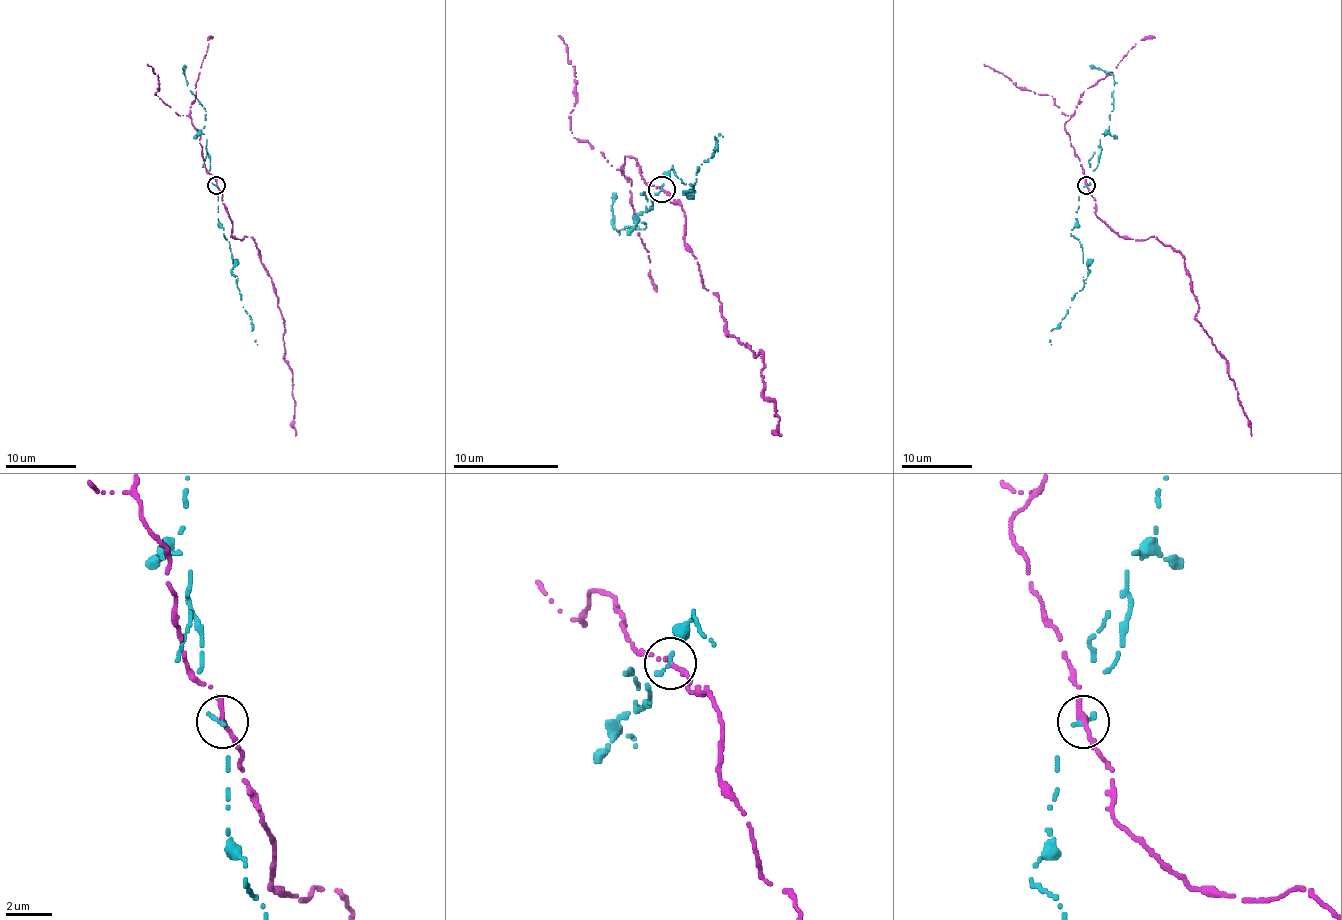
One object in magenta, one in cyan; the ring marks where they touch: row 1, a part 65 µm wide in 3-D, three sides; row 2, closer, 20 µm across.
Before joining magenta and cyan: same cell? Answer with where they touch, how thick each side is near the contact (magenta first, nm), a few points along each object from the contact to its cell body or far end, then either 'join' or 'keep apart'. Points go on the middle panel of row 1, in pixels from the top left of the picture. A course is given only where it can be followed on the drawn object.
(662, 189) | 320/200 nm | magenta via (662, 190), (681, 206), (683, 240), (728, 336), (752, 357), (763, 354), (779, 436) | cyan via (662, 190), (673, 166), (686, 192), (694, 190), (697, 169), (713, 155), (715, 137), (723, 137) | keep apart

